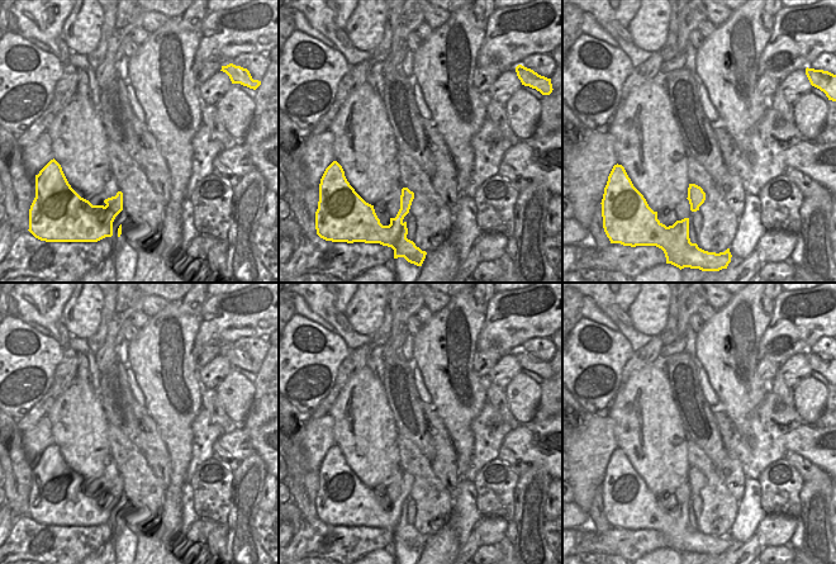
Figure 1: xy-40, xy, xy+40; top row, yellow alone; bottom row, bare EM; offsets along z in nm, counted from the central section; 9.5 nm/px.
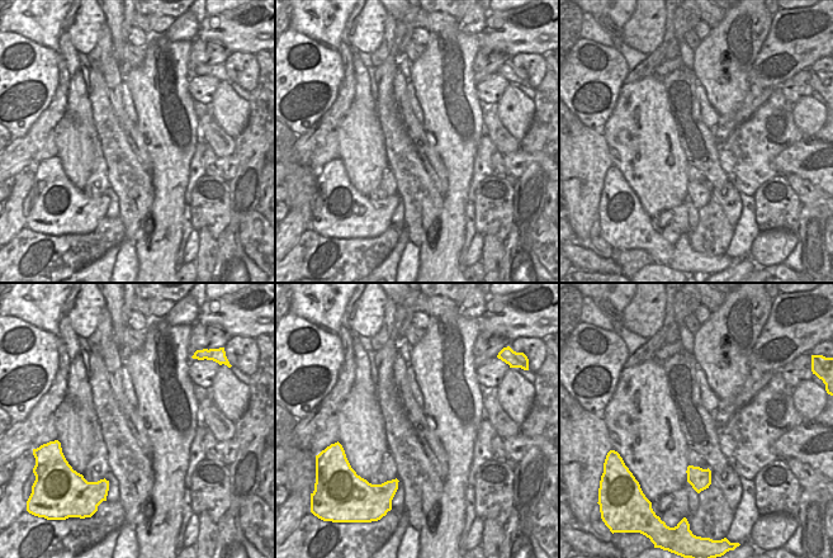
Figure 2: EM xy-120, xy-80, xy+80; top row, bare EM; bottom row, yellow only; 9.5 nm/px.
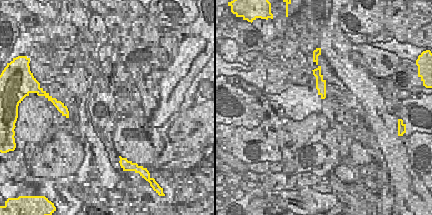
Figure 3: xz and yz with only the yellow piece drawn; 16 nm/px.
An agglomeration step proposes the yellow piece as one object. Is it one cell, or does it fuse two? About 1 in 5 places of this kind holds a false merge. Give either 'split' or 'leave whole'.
leave whole

